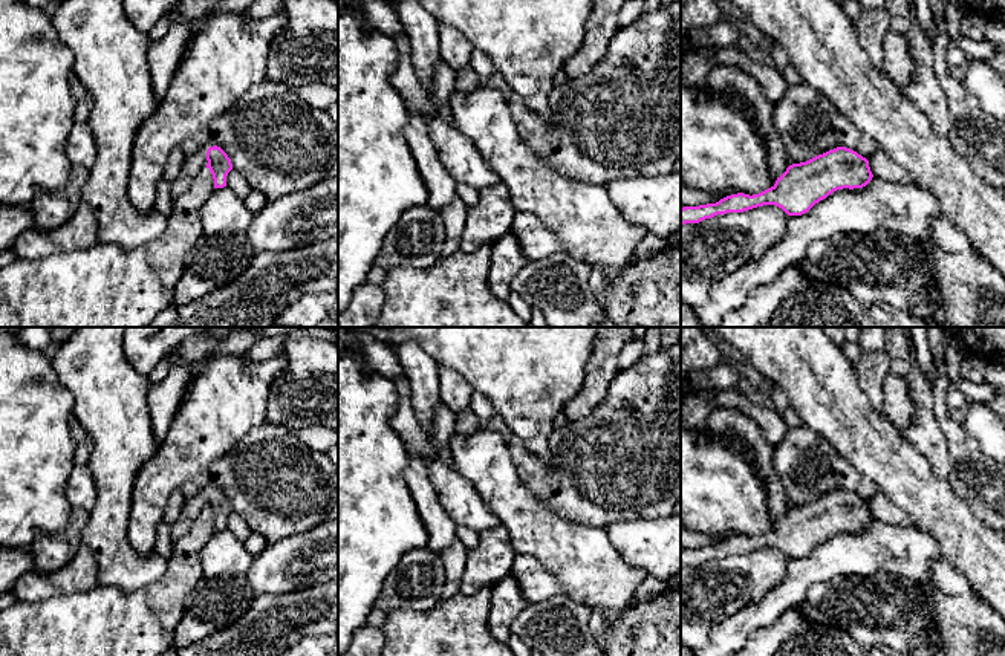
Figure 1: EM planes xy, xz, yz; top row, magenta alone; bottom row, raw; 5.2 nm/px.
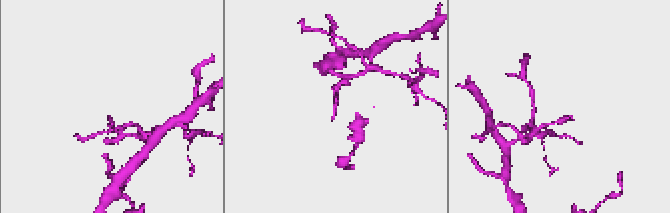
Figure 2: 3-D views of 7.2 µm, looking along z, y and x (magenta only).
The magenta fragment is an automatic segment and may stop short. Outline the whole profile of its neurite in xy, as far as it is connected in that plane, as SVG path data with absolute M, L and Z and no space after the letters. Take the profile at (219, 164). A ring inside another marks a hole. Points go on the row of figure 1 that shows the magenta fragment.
M214 144L203 145L199 151L188 154L179 176L171 182L170 194L174 199L185 194L197 173L208 168L214 179L214 188L226 187L226 176L233 170L228 154Z

